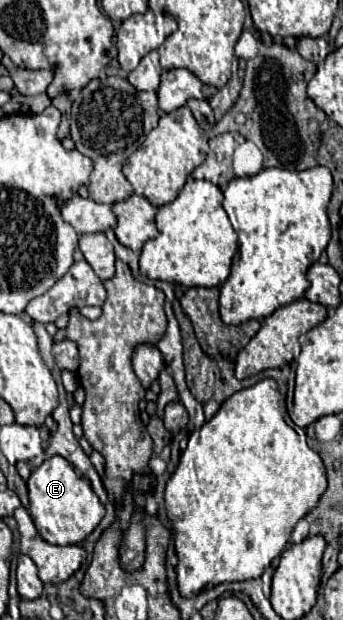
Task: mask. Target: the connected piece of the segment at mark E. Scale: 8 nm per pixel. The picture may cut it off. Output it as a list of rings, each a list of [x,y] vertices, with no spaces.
[[[52,456],[44,460],[26,482],[30,494],[30,516],[40,532],[40,536],[50,544],[78,544],[82,542],[102,520],[104,506],[94,494],[86,478],[78,476],[72,464],[62,456]]]

